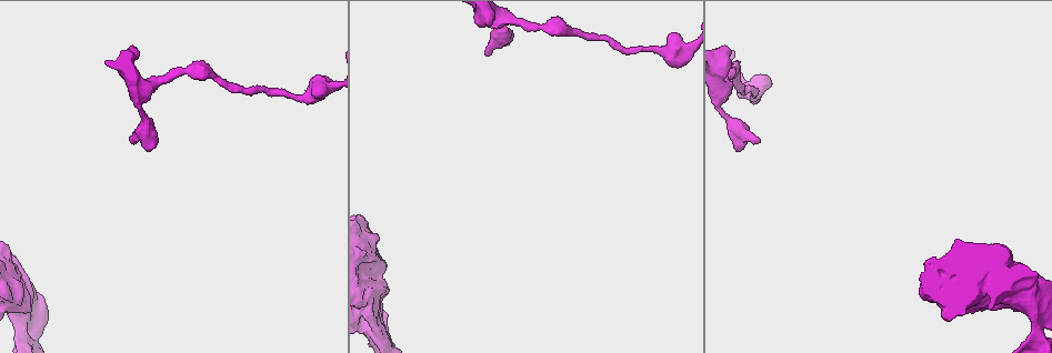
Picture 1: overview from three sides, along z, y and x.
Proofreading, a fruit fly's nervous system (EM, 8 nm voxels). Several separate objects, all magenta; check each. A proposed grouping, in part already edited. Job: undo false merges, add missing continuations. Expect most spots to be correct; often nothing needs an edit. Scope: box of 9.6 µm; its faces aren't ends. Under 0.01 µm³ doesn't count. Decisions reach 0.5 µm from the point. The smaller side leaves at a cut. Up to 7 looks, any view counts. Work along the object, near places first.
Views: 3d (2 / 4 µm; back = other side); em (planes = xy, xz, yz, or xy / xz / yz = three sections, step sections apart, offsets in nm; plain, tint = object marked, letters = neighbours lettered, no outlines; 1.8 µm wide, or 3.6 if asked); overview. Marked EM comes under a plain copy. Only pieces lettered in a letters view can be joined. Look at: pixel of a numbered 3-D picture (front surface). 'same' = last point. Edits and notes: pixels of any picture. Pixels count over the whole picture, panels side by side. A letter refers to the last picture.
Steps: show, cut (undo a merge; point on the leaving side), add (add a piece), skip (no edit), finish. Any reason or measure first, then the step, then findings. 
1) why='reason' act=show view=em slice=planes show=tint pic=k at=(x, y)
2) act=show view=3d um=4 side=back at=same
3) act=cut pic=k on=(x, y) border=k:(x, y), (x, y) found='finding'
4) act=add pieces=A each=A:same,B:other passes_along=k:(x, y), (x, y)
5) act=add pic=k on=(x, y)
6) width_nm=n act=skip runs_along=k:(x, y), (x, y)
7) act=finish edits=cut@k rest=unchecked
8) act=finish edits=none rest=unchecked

why='an open end' act=show view=em slice=xy step=4 show=tint pic=1 at=(133, 143)

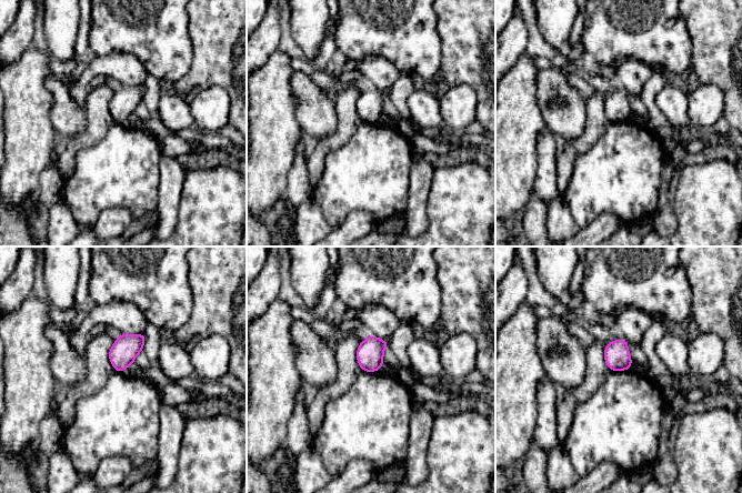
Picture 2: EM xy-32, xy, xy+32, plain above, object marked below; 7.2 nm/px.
act=show view=em slice=planes show=letters at=same

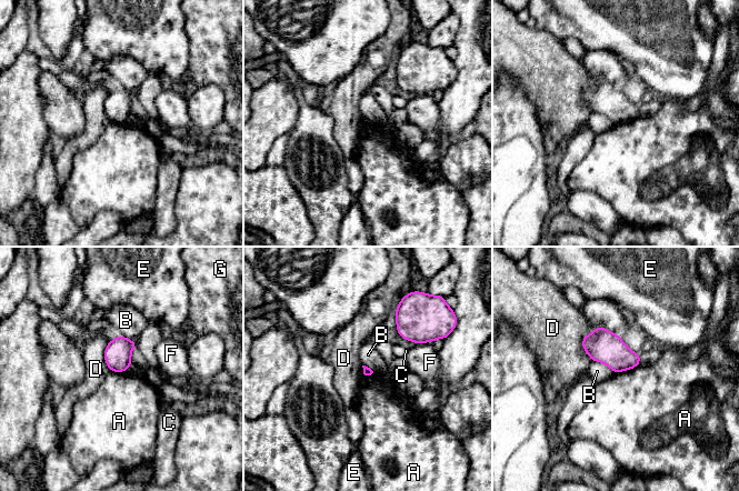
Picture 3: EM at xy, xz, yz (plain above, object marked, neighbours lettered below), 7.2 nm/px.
act=skip each=A:other,B:other,C:other,D:other,E:other,F:other,G:other border=3:(640, 363), (613, 373) found='no lettered piece goes on from it'

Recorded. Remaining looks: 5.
why='branch stops here' act=show view=3d um=2 pic=1 at=(489, 24)

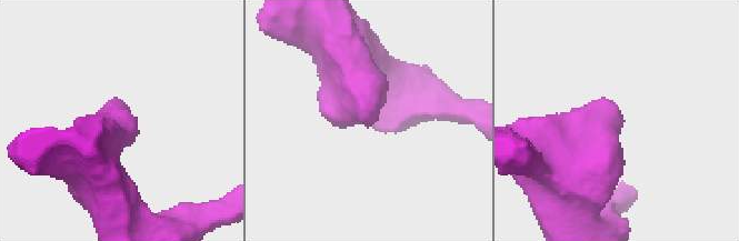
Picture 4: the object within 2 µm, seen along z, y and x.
act=show view=em slice=xy step=16 show=letters pic=4 at=(377, 118)

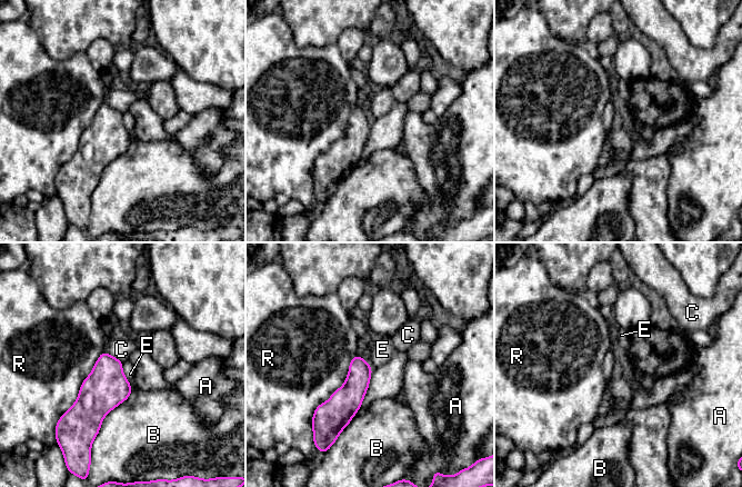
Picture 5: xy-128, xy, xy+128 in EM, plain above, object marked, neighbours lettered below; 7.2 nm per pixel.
why='cut it another way' act=show view=em slice=planes show=letters at=same

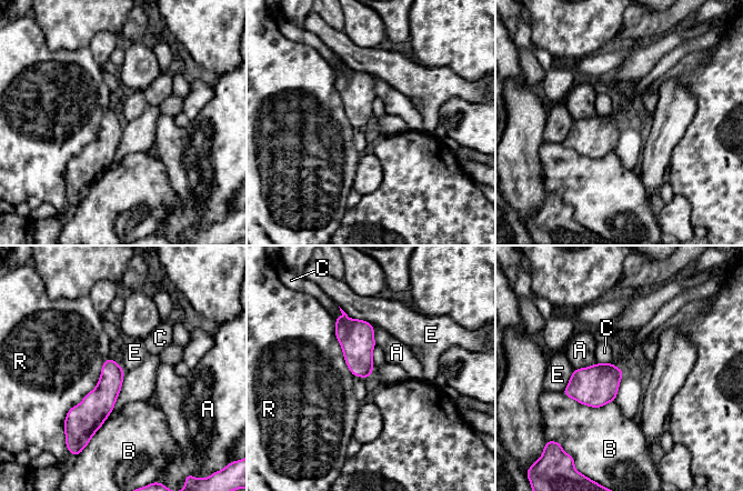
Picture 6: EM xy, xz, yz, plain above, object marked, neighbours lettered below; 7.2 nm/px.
act=skip each=A:other,B:other,C:other,E:other,R:other border=6:(339, 306), (350, 317), (373, 324) found='none of them fits'

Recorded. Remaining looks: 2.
why='closes a loop' act=show view=3d um=4 pic=1 at=(376, 327)

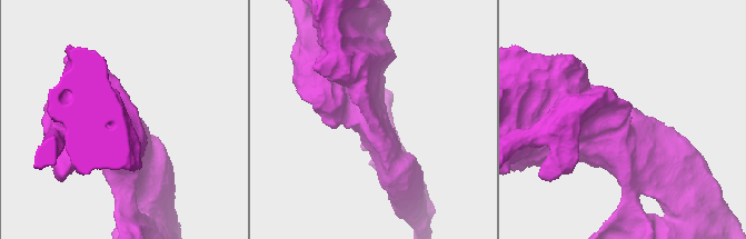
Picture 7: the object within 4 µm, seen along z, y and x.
act=show view=em slice=planes show=letters pic=7 at=(624, 127)

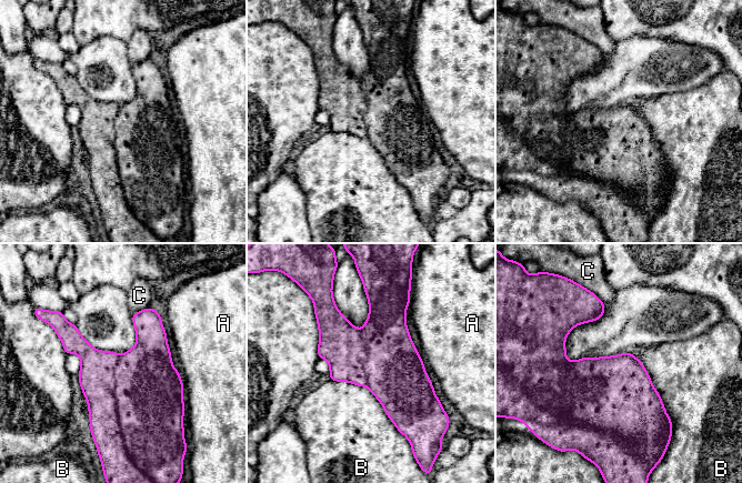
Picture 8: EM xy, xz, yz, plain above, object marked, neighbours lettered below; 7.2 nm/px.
act=cut pic=8 on=(97, 380) each=A:other,B:other,C:other part_leaving=8:(71, 326), (118, 434) found='two neurons meet here'

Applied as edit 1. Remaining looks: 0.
act=finish edits=cut@8 rest=unchecked

